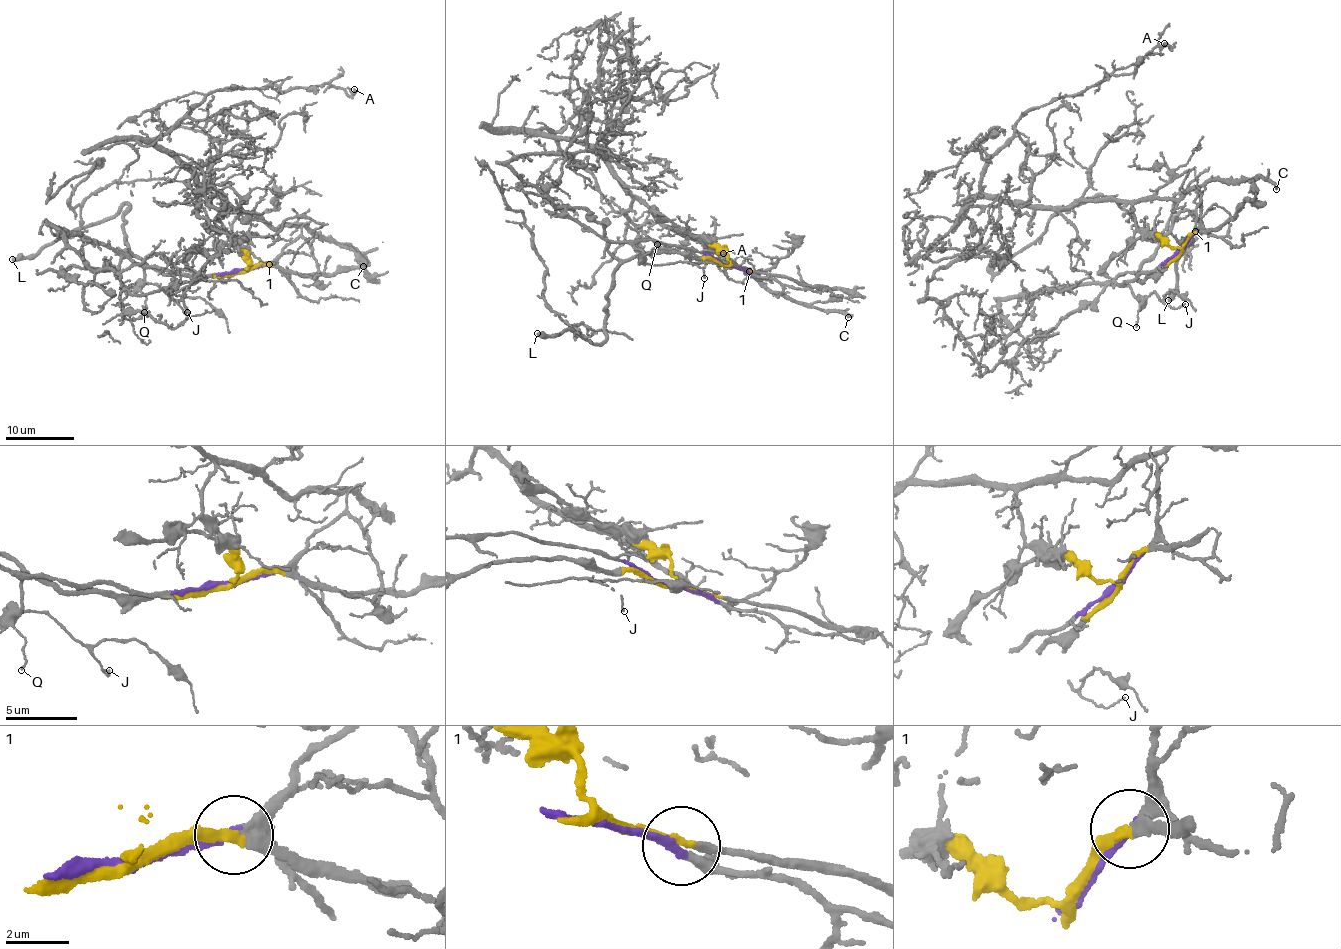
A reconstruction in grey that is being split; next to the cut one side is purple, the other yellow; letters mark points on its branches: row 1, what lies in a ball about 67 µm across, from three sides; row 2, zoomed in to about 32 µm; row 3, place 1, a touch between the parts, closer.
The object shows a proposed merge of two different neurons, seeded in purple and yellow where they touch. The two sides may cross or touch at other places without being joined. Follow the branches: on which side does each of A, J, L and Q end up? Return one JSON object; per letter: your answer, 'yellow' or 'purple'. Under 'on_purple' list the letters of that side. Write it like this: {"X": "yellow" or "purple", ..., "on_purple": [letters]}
{"A": "purple", "J": "purple", "L": "yellow", "Q": "purple", "on_purple": ["A", "J", "Q"]}

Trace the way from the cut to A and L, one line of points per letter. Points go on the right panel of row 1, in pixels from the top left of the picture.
A: (1181, 249), (1204, 188), (1030, 208), (981, 191), (1023, 116), (1132, 72), (1170, 49), (1164, 42)
L: (1181, 249), (1136, 281), (1160, 238), (1191, 212), (1201, 232), (1175, 265), (1176, 287), (1168, 300)

